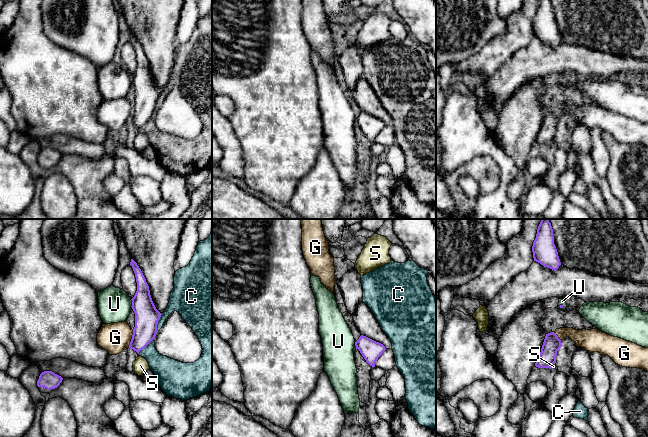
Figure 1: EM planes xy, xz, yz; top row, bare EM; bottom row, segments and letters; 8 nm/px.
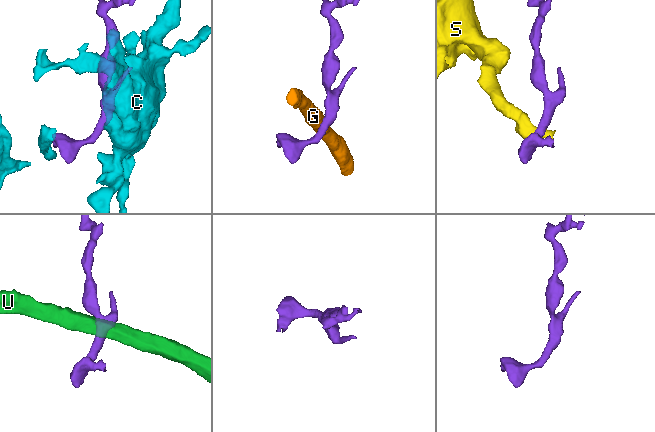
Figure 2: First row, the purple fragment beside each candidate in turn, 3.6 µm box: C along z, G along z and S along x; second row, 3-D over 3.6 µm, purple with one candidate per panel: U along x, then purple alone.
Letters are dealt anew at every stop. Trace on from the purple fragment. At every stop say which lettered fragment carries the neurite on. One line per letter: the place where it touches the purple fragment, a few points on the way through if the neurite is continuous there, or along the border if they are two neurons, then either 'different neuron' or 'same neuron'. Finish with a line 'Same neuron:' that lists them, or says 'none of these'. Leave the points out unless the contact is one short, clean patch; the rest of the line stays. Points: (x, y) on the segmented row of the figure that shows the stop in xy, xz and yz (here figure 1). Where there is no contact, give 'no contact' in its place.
C: xy (157, 322) | different neuron
G: xy (131, 339) | along xy (133, 330), (128, 347) | different neuron
S: yz (553, 363) | along yz (555, 361), (551, 367) | different neuron
U: xy (132, 304) | along xy (130, 299), (132, 308) | different neuron
Same neuron: none of these

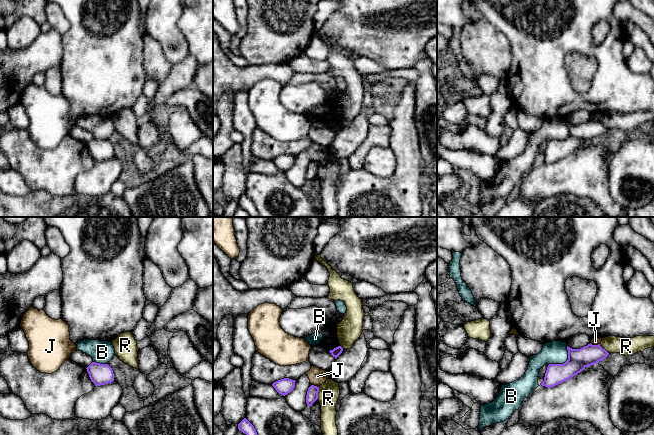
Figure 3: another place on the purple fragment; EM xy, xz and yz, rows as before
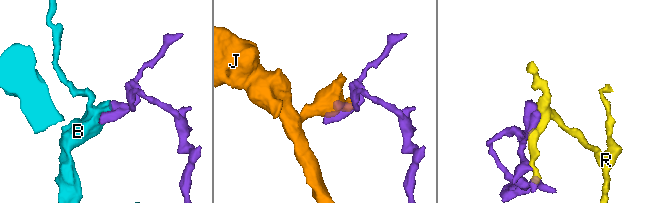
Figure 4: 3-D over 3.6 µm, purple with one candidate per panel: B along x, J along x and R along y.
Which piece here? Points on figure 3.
B: yz (565, 362) | along yz (567, 346), (567, 359), (562, 363), (549, 364) | different neuron
J: yz (595, 345) | different neuron
R: xz (317, 393) | different neuron
Same neuron: none of these

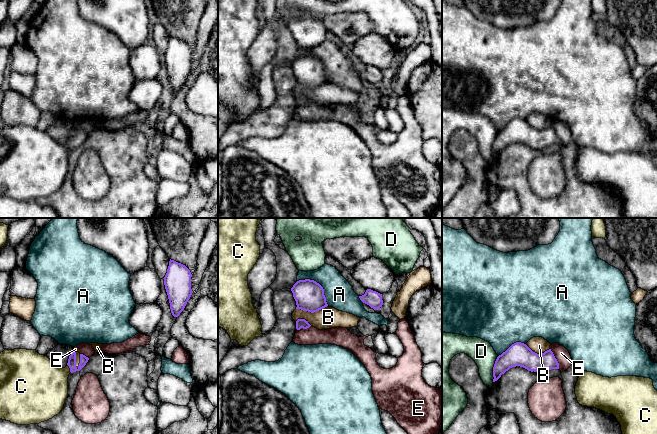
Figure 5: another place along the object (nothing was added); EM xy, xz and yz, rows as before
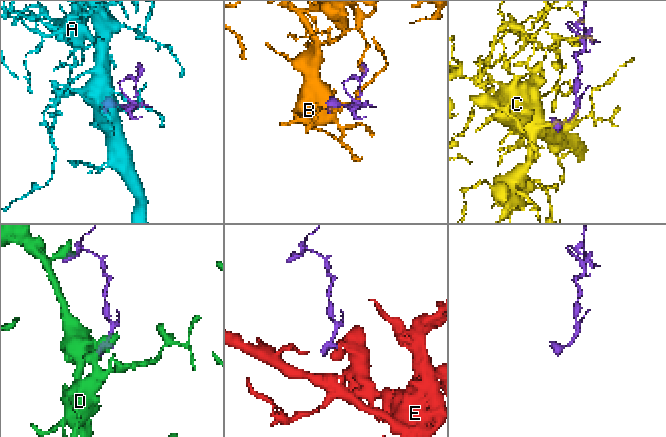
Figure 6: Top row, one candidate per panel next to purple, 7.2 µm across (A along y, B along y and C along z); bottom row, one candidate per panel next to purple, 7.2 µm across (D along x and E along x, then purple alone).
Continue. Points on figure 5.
A: xz (319, 284) | different neuron
B: xz (311, 312) | different neuron
C: xy (69, 367) | across xy (71, 363), (69, 367), (58, 377), (44, 385) | same neuron
D: yz (493, 369) | different neuron
E: yz (555, 358) | along yz (550, 348), (559, 368) | different neuron
Same neuron: C

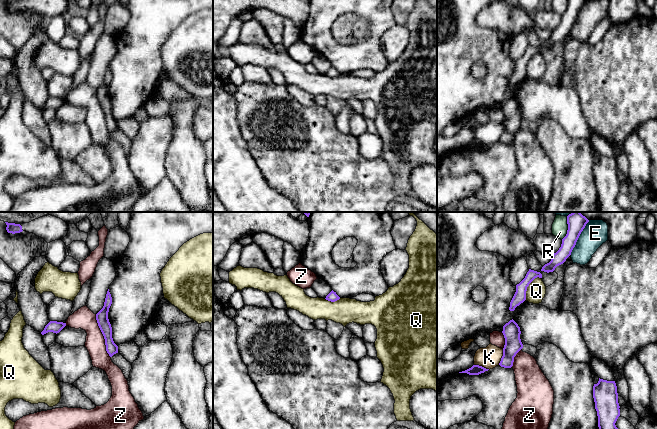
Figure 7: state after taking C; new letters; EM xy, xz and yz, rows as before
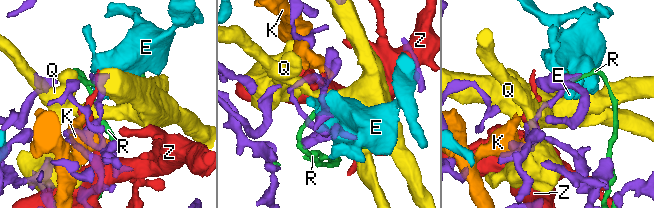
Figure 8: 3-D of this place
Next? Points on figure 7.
E: yz (578, 237) | different neuron
K: yz (502, 357) | different neuron
Q: yz (528, 285) | along yz (540, 277), (536, 277), (529, 284), (525, 299) | different neuron
R: yz (568, 228) | different neuron
Z: xy (103, 335) | different neuron
Same neuron: none of these

